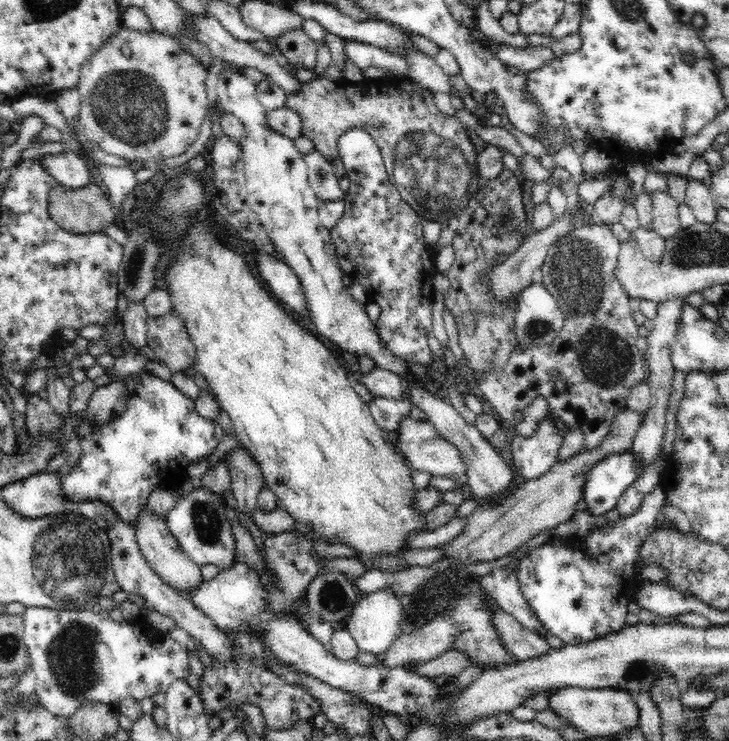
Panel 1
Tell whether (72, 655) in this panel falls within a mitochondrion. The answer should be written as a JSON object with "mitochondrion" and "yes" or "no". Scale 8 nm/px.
{"mitochondrion":"yes"}

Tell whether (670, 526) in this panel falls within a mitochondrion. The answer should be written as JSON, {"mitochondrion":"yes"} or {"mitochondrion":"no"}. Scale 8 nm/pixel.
{"mitochondrion":"no"}

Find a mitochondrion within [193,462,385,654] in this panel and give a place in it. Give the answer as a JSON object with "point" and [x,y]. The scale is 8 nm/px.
{"point":[332,598]}

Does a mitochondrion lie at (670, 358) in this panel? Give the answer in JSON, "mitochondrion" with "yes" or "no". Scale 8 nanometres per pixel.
{"mitochondrion":"no"}

